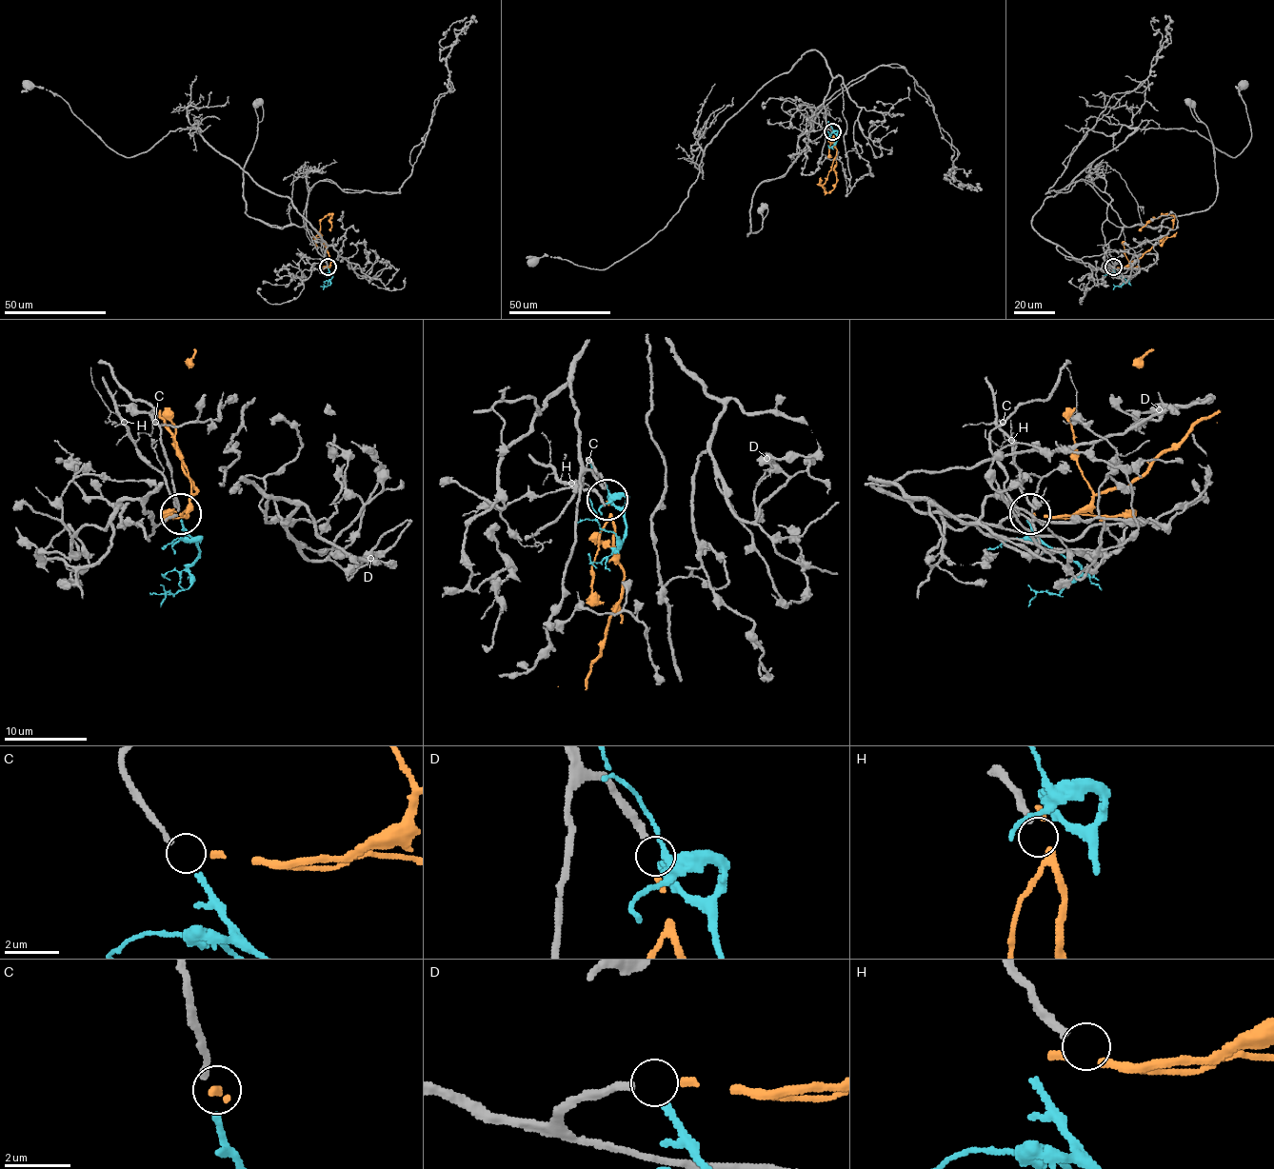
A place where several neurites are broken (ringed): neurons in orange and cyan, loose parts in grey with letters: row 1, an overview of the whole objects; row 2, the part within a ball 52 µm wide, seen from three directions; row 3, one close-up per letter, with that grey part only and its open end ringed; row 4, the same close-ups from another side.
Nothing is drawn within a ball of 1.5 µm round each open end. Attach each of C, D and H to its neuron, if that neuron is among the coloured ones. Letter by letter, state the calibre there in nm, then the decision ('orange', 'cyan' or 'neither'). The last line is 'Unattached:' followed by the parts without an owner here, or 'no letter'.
C: 170 nm | cyan
D: 240 nm | orange
H: 240 nm | neither
Unattached: H

